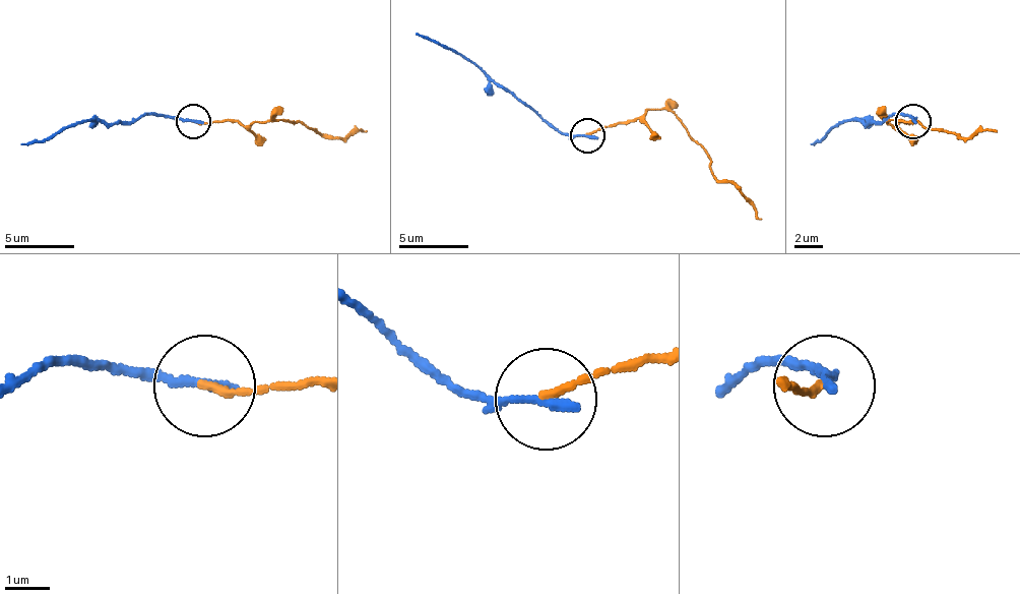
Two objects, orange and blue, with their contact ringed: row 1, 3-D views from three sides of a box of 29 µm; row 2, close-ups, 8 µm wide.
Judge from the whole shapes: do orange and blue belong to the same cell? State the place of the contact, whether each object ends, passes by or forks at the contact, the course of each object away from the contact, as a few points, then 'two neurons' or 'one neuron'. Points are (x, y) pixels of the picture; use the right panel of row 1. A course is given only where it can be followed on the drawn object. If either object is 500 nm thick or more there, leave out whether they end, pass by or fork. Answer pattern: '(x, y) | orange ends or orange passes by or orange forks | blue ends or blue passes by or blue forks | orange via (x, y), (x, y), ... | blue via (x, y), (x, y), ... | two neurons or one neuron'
(912, 121) | orange ends | blue ends | orange via (913, 120), (886, 120), (917, 120), (959, 137), (972, 131), (997, 131) | blue via (913, 120), (906, 114), (865, 124), (840, 120), (810, 144) | two neurons

